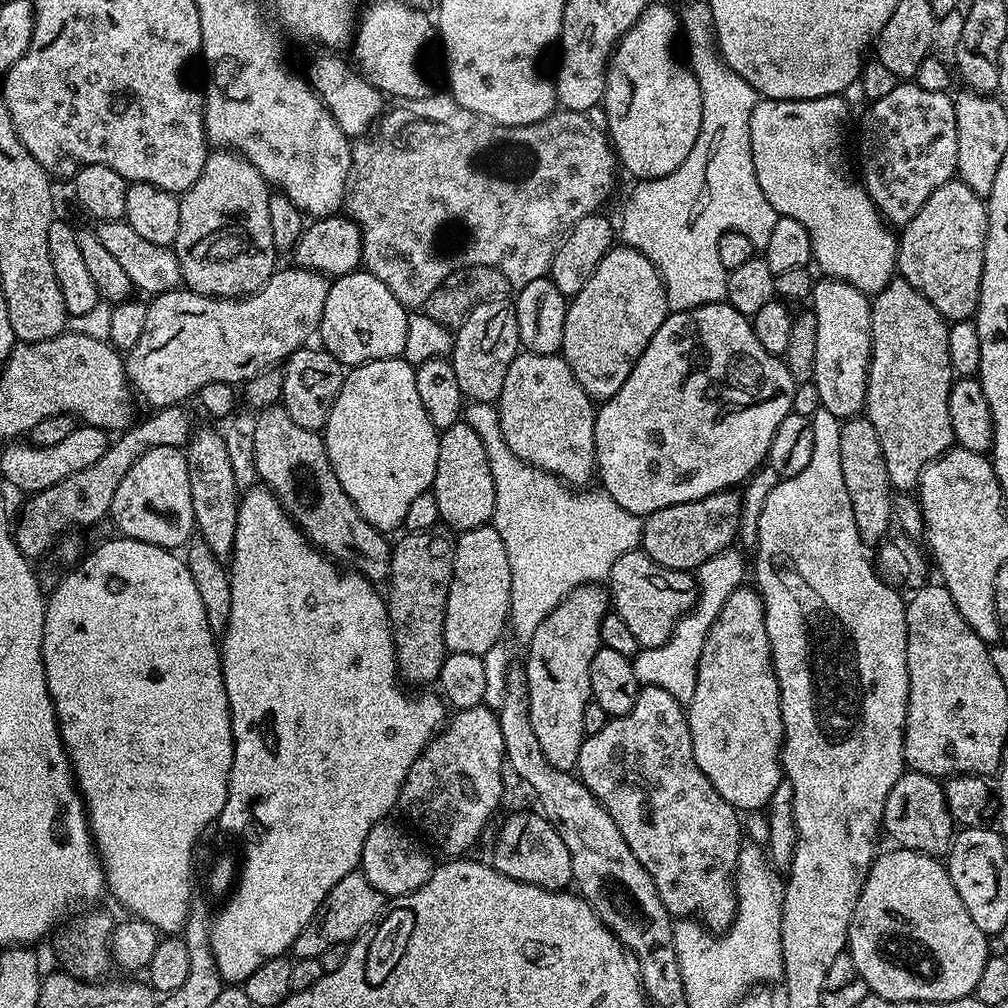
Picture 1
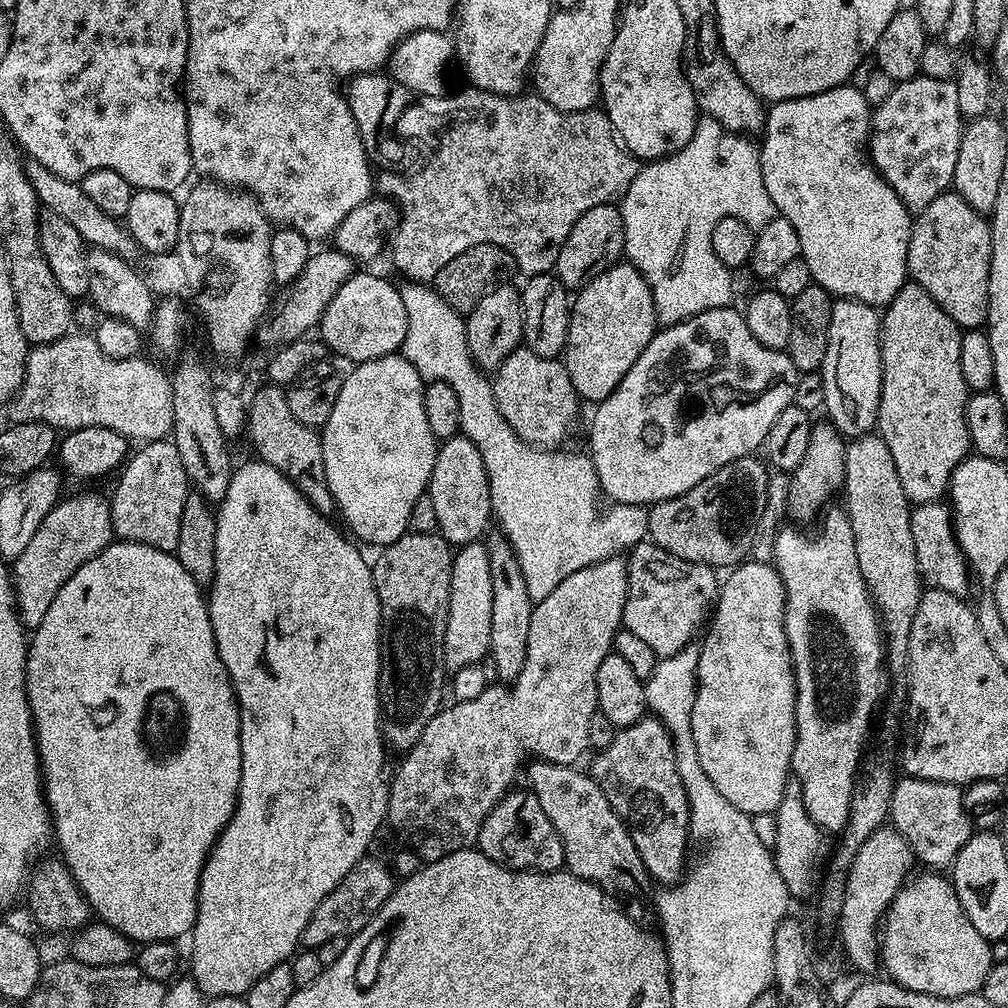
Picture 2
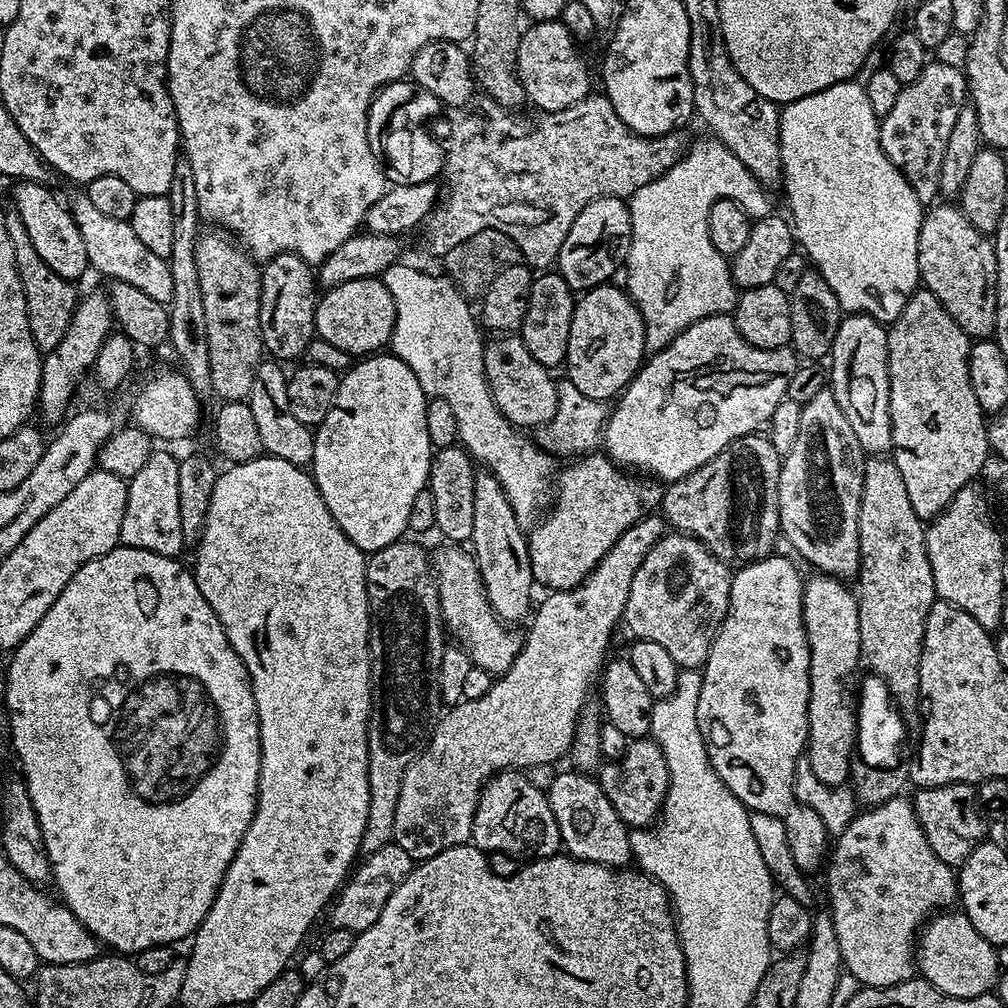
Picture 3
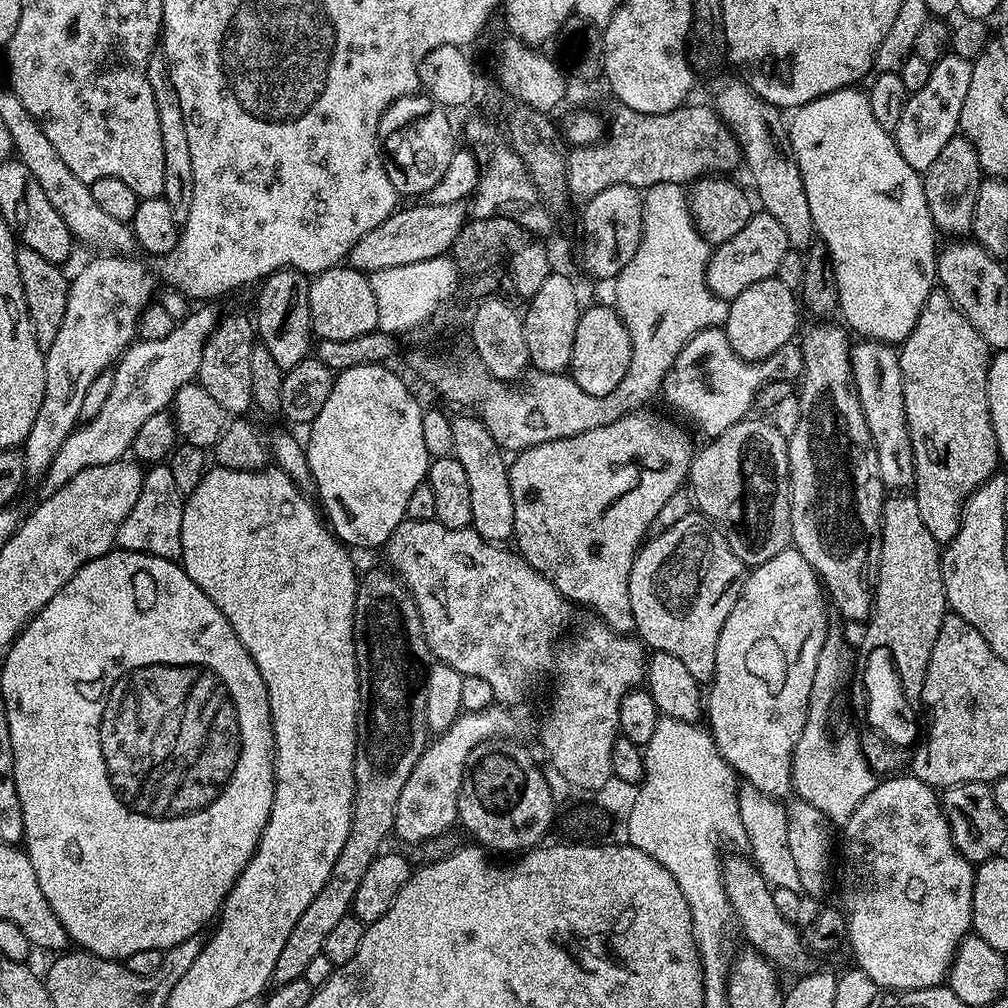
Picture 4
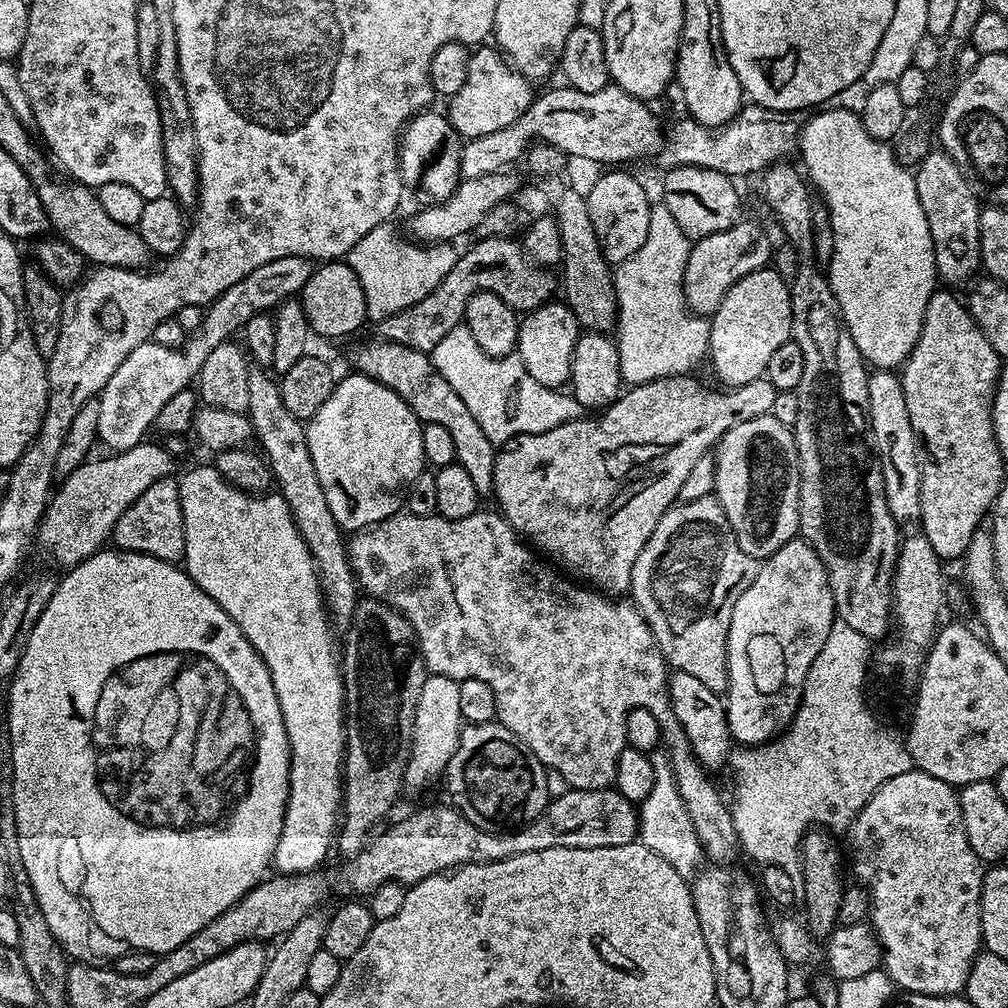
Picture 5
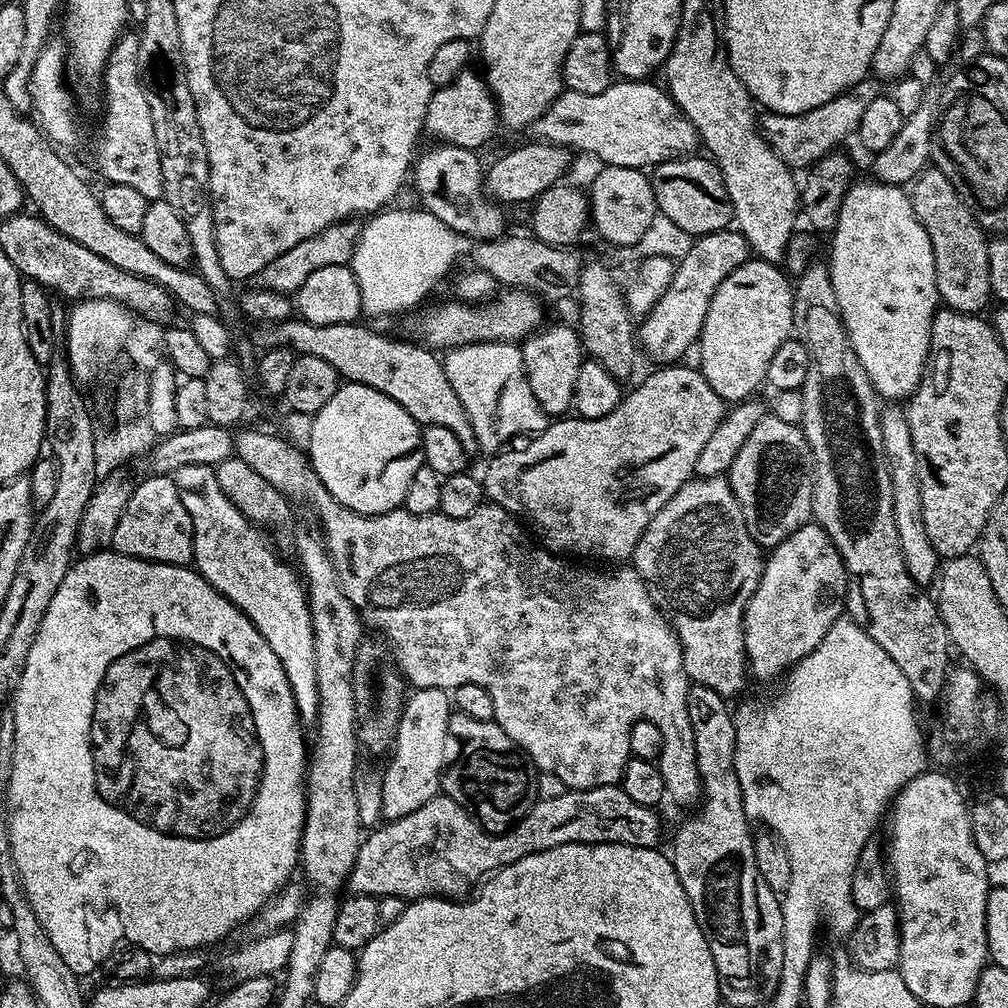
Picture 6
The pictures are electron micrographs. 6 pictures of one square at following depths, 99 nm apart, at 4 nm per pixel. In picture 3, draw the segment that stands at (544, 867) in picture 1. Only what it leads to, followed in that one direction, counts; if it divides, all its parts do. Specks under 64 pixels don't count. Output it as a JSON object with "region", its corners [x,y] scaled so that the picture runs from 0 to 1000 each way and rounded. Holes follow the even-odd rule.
{"region":[[[516,764],[493,766],[481,775],[469,810],[466,833],[481,847],[497,845],[500,849],[524,849],[520,851],[550,849],[558,841],[554,815],[550,804],[546,804],[542,786],[524,776]]]}

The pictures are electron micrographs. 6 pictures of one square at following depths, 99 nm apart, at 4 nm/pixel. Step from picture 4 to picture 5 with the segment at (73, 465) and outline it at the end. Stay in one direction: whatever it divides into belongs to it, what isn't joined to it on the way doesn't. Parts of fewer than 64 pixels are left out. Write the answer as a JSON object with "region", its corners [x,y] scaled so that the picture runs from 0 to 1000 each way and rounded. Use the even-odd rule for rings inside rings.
{"region":[[[299,254],[276,256],[272,260],[264,260],[264,264],[256,264],[249,272],[244,272],[240,280],[232,280],[228,288],[224,288],[205,303],[201,311],[200,327],[188,332],[178,345],[157,343],[153,340],[139,341],[113,367],[113,371],[105,379],[97,394],[97,433],[108,440],[108,445],[123,448],[132,444],[144,436],[143,433],[154,422],[158,408],[169,395],[183,385],[188,384],[197,374],[200,359],[208,352],[212,343],[223,340],[230,328],[241,326],[244,319],[255,312],[265,311],[282,299],[299,293],[308,280],[312,269],[311,259]]]}

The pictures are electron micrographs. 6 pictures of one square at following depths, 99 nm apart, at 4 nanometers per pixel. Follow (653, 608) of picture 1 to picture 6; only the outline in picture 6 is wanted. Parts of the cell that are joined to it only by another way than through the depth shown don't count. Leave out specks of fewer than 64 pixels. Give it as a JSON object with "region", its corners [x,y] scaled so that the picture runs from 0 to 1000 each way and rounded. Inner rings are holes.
{"region":[[[700,472],[682,476],[649,510],[645,522],[635,531],[631,543],[629,563],[639,575],[648,597],[660,608],[675,635],[679,664],[687,679],[695,679],[708,688],[727,692],[744,675],[742,650],[738,648],[738,603],[748,585],[752,585],[758,568],[759,549],[744,534],[740,514],[728,494],[728,486],[718,472]]]}

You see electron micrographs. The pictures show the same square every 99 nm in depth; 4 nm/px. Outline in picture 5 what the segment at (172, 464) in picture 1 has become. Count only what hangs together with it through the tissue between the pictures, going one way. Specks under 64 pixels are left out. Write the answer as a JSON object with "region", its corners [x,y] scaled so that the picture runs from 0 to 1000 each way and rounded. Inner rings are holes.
{"region":[[[171,474],[153,478],[153,482],[144,486],[141,494],[129,501],[121,514],[117,514],[115,523],[111,525],[110,535],[113,540],[115,536],[114,543],[120,548],[136,548],[158,556],[182,557],[185,530],[178,479]]]}

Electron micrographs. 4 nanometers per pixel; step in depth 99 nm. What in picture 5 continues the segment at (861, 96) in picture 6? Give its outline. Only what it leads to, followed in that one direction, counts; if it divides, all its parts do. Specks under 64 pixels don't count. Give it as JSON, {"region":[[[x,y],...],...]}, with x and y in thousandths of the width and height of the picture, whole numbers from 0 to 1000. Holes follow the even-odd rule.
{"region":[[[745,101],[739,102],[737,106],[734,108],[734,112],[732,112],[726,120],[717,127],[701,127],[700,125],[696,125],[690,119],[686,117],[678,117],[679,119],[675,119],[671,124],[666,128],[665,126],[661,131],[661,138],[653,152],[653,160],[655,159],[656,168],[662,169],[664,167],[676,167],[677,165],[688,165],[690,167],[699,167],[700,169],[712,169],[716,173],[720,173],[721,175],[725,175],[727,177],[735,177],[734,175],[742,175],[745,171],[751,171],[751,173],[757,172],[763,164],[769,161],[778,161],[783,158],[782,154],[789,152],[792,147],[792,140],[794,138],[794,128],[796,126],[795,120],[790,120],[791,116],[787,114],[785,111],[769,111],[768,109],[764,109],[763,107],[757,107],[754,103],[748,103]]]}

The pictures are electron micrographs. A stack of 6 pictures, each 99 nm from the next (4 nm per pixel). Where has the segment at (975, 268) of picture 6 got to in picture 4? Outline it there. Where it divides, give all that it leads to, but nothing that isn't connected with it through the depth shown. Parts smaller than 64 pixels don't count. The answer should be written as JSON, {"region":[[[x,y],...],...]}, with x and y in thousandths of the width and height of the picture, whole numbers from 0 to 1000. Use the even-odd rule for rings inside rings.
{"region":[[[949,133],[938,141],[938,146],[931,152],[928,158],[917,172],[917,188],[919,188],[919,204],[923,204],[923,216],[930,231],[940,233],[940,236],[956,236],[963,231],[966,220],[966,199],[970,196],[970,185],[974,178],[972,162],[966,149],[966,145],[954,133]]]}

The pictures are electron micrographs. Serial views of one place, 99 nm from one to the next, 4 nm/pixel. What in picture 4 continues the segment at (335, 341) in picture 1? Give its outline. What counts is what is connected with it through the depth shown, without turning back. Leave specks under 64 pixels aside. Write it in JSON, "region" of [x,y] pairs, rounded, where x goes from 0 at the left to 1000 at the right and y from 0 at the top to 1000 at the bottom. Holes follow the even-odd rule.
{"region":[[[334,264],[318,270],[308,278],[308,315],[311,330],[318,337],[342,337],[355,335],[357,331],[367,331],[374,328],[375,300],[371,296],[371,288],[367,288],[367,280],[362,271],[353,266]]]}

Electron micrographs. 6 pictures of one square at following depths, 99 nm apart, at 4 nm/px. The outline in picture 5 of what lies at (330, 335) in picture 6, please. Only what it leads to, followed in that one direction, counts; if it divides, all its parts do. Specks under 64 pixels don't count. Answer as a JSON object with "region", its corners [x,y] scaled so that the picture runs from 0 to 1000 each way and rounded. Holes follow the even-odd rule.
{"region":[[[369,335],[366,341],[357,341],[349,349],[349,357],[353,360],[352,368],[359,373],[366,373],[379,383],[391,387],[407,407],[421,421],[434,421],[438,423],[450,435],[450,446],[452,447],[452,459],[466,470],[470,482],[474,485],[474,490],[478,494],[489,491],[490,482],[490,458],[494,447],[493,441],[482,435],[478,423],[474,423],[470,411],[466,411],[462,399],[454,395],[450,388],[450,383],[431,363],[428,352],[424,349],[416,349],[407,343],[392,341],[386,337]]]}

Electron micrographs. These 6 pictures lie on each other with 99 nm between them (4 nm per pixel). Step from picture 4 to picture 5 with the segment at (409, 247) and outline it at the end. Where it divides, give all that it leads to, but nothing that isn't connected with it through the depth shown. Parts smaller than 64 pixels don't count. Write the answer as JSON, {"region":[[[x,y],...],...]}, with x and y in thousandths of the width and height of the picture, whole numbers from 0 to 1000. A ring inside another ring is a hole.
{"region":[[[508,169],[478,173],[478,177],[457,178],[456,184],[446,192],[446,196],[436,200],[426,201],[418,210],[413,210],[405,218],[405,226],[413,230],[418,239],[436,241],[452,240],[455,234],[460,234],[464,229],[475,227],[478,216],[490,208],[490,204],[507,199],[508,194],[516,187],[516,179]]]}

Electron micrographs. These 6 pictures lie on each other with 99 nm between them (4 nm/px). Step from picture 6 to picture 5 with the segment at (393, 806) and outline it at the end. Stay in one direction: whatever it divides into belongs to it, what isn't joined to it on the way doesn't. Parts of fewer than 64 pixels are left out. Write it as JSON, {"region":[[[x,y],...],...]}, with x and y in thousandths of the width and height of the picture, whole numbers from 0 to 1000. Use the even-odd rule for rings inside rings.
{"region":[[[426,669],[423,677],[419,677],[419,688],[415,688],[415,704],[411,708],[411,728],[407,752],[403,756],[401,782],[404,785],[417,786],[428,774],[436,775],[440,763],[444,761],[446,752],[456,735],[458,715],[454,693],[455,675],[441,671]]]}

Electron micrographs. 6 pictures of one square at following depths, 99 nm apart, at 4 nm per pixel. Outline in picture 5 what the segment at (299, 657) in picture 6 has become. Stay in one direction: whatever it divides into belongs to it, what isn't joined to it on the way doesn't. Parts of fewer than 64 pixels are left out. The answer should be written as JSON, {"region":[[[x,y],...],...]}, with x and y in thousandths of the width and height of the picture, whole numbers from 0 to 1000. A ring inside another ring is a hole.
{"region":[[[213,462],[206,464],[190,464],[183,473],[178,473],[179,497],[181,498],[181,514],[183,515],[183,529],[185,530],[185,542],[183,543],[183,555],[181,563],[187,572],[193,577],[197,583],[244,629],[248,641],[256,645],[260,657],[268,665],[268,673],[272,677],[272,688],[276,688],[276,696],[280,704],[280,712],[286,729],[286,739],[290,755],[288,756],[288,772],[286,773],[286,799],[282,805],[282,818],[280,827],[276,831],[276,839],[272,850],[272,861],[278,867],[293,867],[296,865],[312,865],[318,860],[317,857],[325,849],[325,844],[330,844],[331,834],[335,828],[335,814],[339,810],[339,763],[341,761],[341,728],[343,725],[343,699],[341,697],[341,672],[339,670],[339,659],[335,654],[335,639],[329,636],[330,620],[327,618],[325,605],[321,601],[321,587],[317,583],[317,569],[313,565],[313,559],[296,526],[296,522],[290,513],[288,502],[276,490],[251,490],[242,488],[239,484],[233,484]]]}

